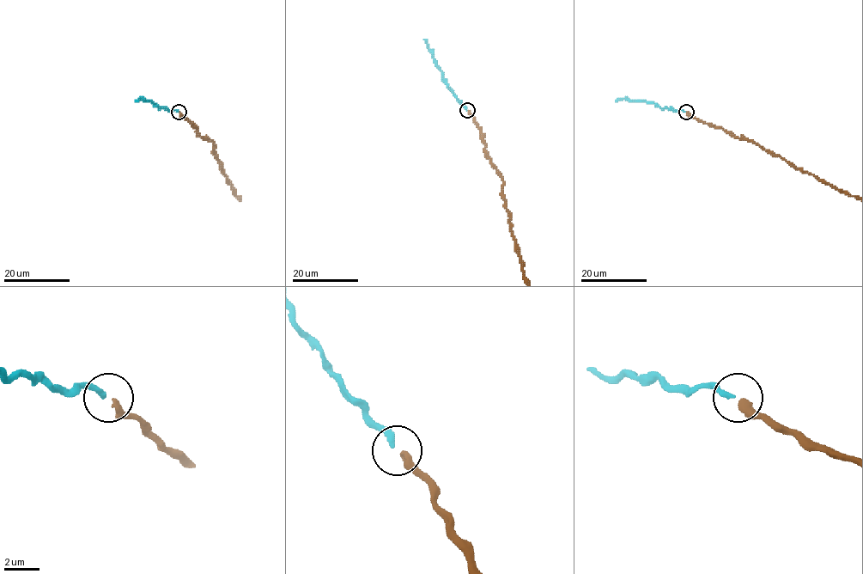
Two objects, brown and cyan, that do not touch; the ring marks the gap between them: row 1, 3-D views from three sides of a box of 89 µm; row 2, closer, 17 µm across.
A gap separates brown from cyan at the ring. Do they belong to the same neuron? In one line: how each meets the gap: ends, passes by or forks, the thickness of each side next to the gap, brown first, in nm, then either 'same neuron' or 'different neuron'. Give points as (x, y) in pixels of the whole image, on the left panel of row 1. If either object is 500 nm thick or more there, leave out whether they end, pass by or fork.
brown ends | cyan ends | 360/320 nm | same neuron

